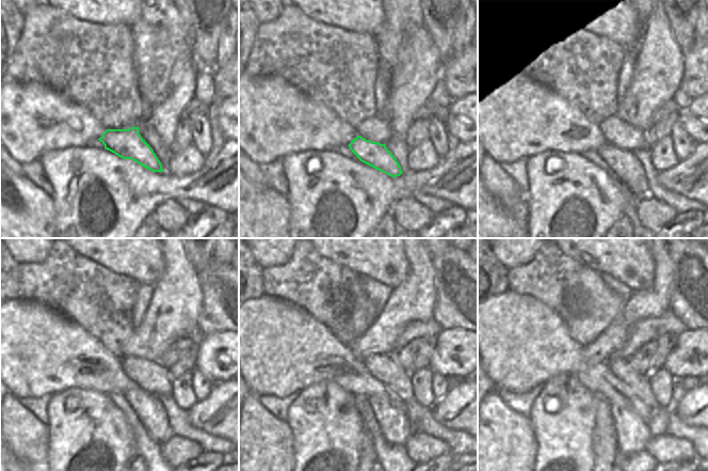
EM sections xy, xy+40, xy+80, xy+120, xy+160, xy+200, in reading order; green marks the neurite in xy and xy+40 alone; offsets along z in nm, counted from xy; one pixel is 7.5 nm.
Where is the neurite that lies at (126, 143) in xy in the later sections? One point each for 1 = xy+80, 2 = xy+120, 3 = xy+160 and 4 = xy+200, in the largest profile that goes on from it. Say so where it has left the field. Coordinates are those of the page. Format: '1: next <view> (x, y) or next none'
1: next xy+80 (626, 168)
2: next xy+120 (150, 411)
3: next xy+160 (393, 423)
4: next xy+200 (630, 428)

